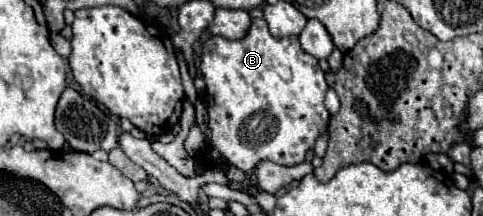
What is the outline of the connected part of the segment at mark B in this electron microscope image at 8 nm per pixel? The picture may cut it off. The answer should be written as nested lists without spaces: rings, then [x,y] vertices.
[[[252,19],[252,25],[246,33],[246,37],[238,39],[238,41],[228,41],[224,37],[210,37],[204,47],[202,47],[202,61],[200,61],[200,71],[202,71],[202,77],[204,77],[204,83],[206,83],[206,103],[208,103],[208,125],[210,125],[210,143],[212,147],[218,147],[218,151],[222,151],[224,159],[246,171],[246,173],[252,173],[252,169],[262,163],[262,161],[272,161],[272,163],[278,163],[278,165],[298,165],[304,161],[306,157],[306,151],[310,151],[316,143],[316,139],[326,131],[328,127],[328,119],[330,119],[330,113],[328,109],[324,107],[324,95],[328,91],[328,85],[326,85],[326,79],[324,79],[324,73],[318,65],[318,59],[314,59],[312,55],[308,55],[296,37],[282,37],[282,39],[276,39],[270,35],[268,31],[268,25],[264,19]]]

